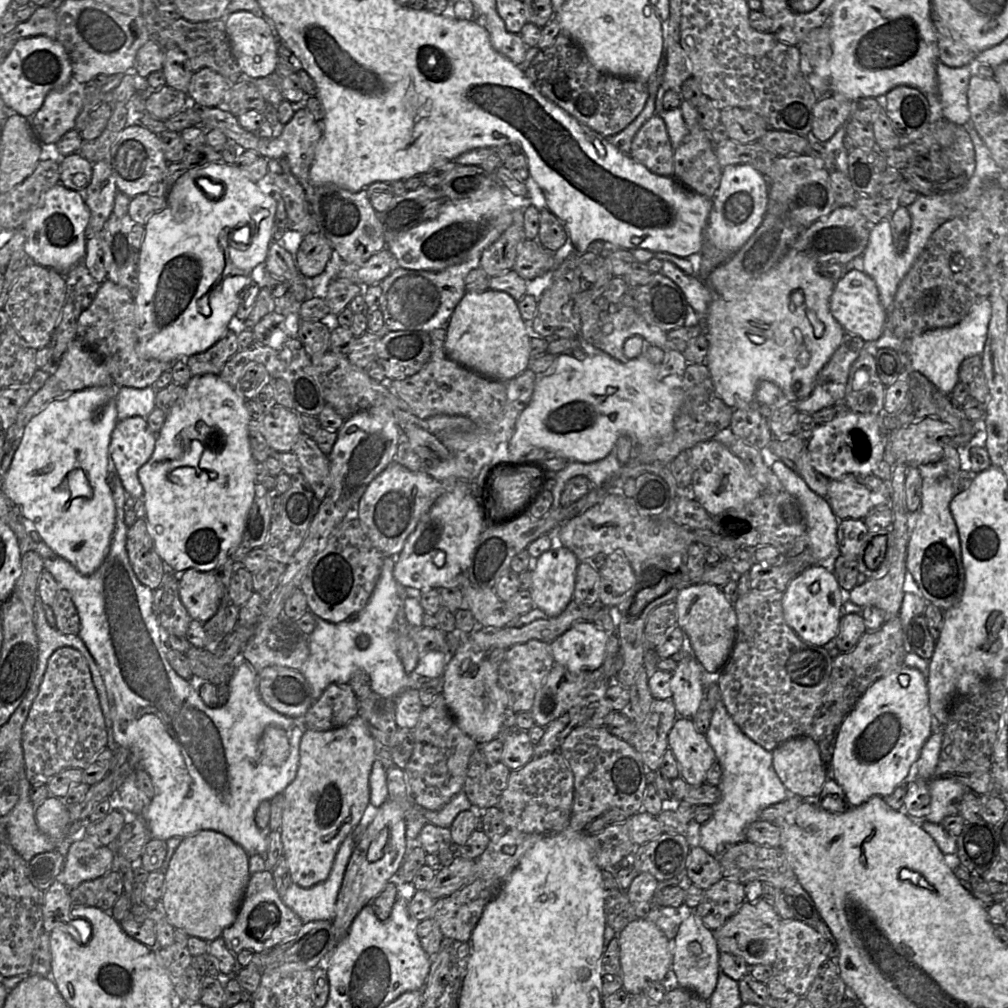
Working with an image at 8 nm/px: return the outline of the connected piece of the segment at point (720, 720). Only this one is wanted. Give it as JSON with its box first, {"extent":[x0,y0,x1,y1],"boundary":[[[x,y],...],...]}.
{"extent":[699,700,789,858],"boundary":[[[722,700],[714,708],[705,737],[721,767],[721,781],[717,786],[721,799],[712,805],[712,817],[700,825],[699,846],[718,858],[726,846],[746,841],[747,827],[759,819],[765,808],[784,801],[789,792],[774,770],[772,751],[765,750],[741,731]]]}

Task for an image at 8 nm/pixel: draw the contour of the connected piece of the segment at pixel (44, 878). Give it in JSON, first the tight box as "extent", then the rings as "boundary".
{"extent":[28,850,64,891],"boundary":[[[57,850],[34,856],[28,862],[28,878],[32,885],[46,891],[63,869],[64,856]]]}

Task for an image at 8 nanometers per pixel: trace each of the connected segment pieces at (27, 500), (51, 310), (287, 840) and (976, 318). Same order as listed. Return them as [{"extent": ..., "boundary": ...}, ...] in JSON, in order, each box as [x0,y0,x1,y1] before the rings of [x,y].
[{"extent":[3,385,117,574],"boundary":[[[116,385],[89,387],[52,400],[32,417],[3,479],[5,495],[17,505],[57,555],[69,561],[81,574],[93,574],[108,554],[115,525],[115,505],[106,483],[109,444],[117,423]]]},{"extent":[3,263,67,350],"boundary":[[[30,263],[11,286],[3,310],[18,334],[35,350],[49,345],[51,335],[67,301],[67,282],[53,269]]]},{"extent":[279,715,374,888],"boundary":[[[359,715],[339,728],[306,730],[302,734],[297,773],[282,792],[284,804],[279,828],[292,883],[310,888],[328,878],[340,844],[358,824],[369,803],[374,744]]]},{"extent":[865,298,991,396],"boundary":[[[985,298],[974,304],[958,324],[952,327],[929,330],[909,339],[895,337],[885,324],[881,336],[875,341],[865,342],[865,348],[878,350],[888,347],[899,353],[907,354],[912,369],[924,375],[940,392],[949,396],[959,382],[958,369],[963,360],[983,353],[991,312],[990,300]]]}]

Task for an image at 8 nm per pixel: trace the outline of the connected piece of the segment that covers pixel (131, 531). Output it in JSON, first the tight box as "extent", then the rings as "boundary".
{"extent":[126,519,166,590],"boundary":[[[137,519],[128,528],[126,550],[138,580],[152,590],[158,588],[166,566],[155,550],[145,519]]]}

